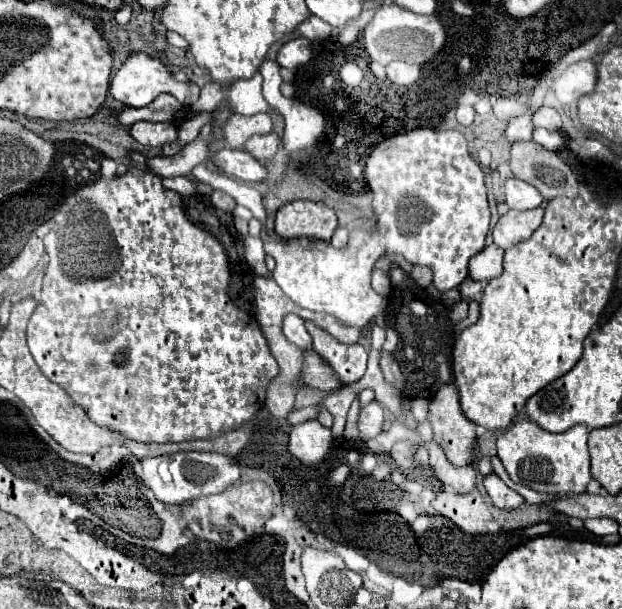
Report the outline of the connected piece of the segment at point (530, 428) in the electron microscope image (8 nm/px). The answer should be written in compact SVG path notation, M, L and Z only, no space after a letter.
M530 420L512 424L498 436L498 456L512 482L528 486L540 494L572 494L584 492L590 474L590 452L588 452L586 426L574 426L562 434L550 434Z

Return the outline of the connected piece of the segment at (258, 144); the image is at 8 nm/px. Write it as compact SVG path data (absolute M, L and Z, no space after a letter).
M270 132L266 136L252 136L248 138L248 142L244 144L244 148L258 160L270 160L276 150L278 150L278 144L280 144L280 138L276 132Z

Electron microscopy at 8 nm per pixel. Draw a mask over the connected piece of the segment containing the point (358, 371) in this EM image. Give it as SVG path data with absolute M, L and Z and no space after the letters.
M306 320L304 324L306 324L308 332L312 334L314 350L320 352L320 356L324 356L328 360L328 364L334 368L334 372L340 376L342 382L352 384L364 376L368 354L362 348L362 344L354 344L354 346L340 344L338 340L334 340L334 336L330 336L326 330L318 328L314 322Z

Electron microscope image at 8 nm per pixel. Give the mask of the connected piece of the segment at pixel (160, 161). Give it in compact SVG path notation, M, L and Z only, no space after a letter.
M202 138L192 140L186 144L178 154L174 156L156 156L148 158L146 168L158 176L158 178L176 178L176 176L188 176L196 164L206 162L208 156L208 144Z

